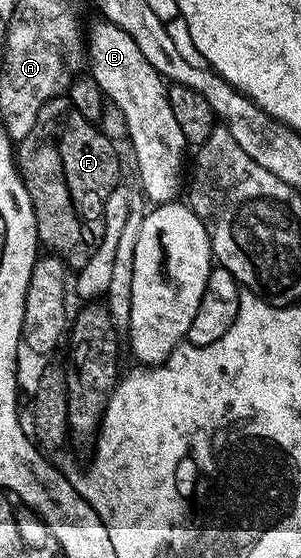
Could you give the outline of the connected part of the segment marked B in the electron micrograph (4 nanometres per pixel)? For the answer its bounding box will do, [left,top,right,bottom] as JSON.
[88,20,188,205]

